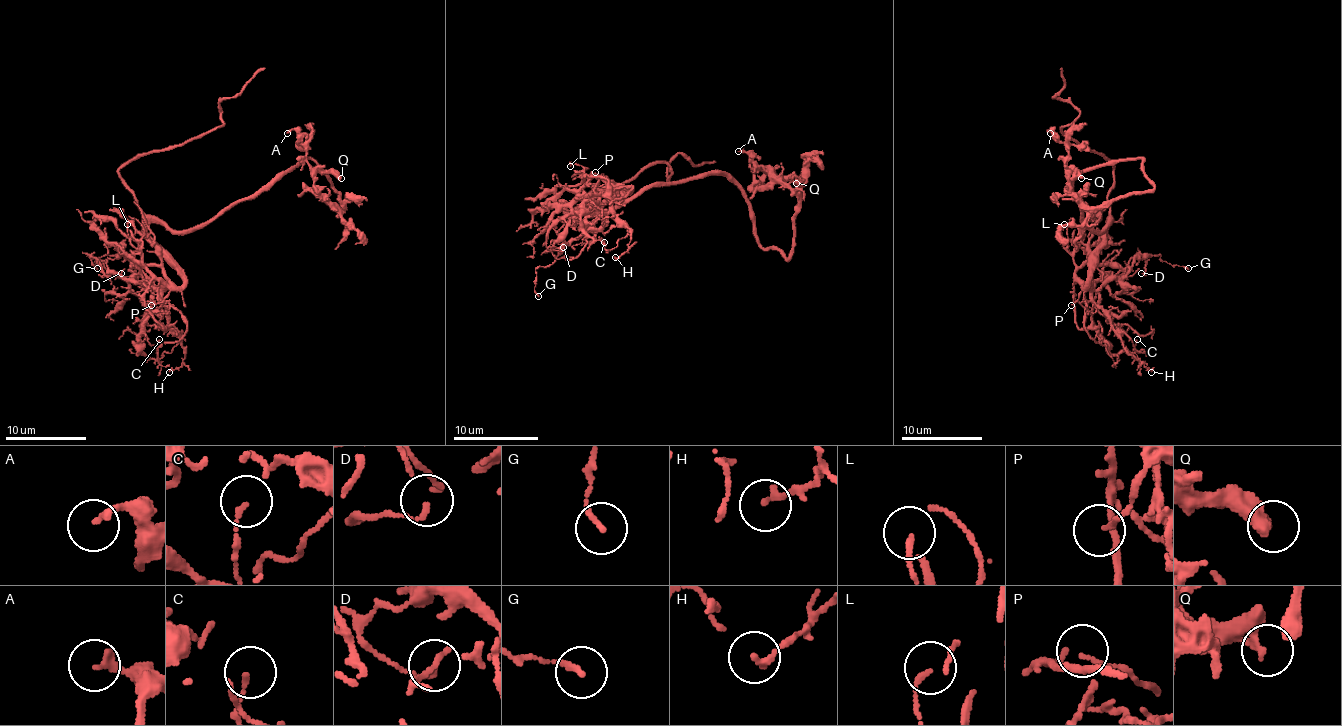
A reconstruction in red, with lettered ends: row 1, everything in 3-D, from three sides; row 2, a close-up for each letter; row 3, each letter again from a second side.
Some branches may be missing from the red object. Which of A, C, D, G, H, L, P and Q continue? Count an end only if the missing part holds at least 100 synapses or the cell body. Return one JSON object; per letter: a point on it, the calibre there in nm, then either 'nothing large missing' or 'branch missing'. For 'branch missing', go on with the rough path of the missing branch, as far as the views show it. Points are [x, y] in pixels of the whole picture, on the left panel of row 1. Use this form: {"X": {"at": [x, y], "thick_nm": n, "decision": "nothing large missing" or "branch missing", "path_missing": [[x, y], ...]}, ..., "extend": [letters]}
{"A": {"at": [287, 133], "thick_nm": 200, "decision": "nothing large missing"}, "C": {"at": [159, 339], "thick_nm": 120, "decision": "nothing large missing"}, "D": {"at": [121, 273], "thick_nm": 120, "decision": "nothing large missing"}, "G": {"at": [97, 268], "thick_nm": 160, "decision": "nothing large missing"}, "H": {"at": [169, 372], "thick_nm": 180, "decision": "nothing large missing"}, "L": {"at": [127, 224], "thick_nm": 100, "decision": "nothing large missing"}, "P": {"at": [151, 305], "thick_nm": 90, "decision": "nothing large missing"}, "Q": {"at": [341, 178], "thick_nm": 260, "decision": "nothing large missing"}, "extend": []}

